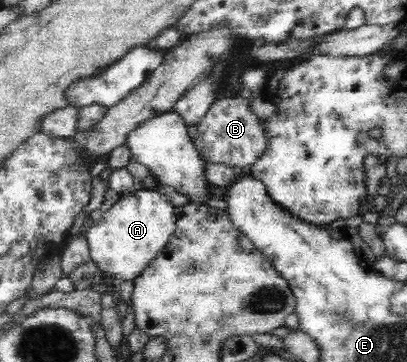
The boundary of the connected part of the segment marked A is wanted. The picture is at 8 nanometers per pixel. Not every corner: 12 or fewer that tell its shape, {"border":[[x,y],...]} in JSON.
{"border":[[160,190],[121,195],[85,230],[91,260],[133,280],[175,231]]}

